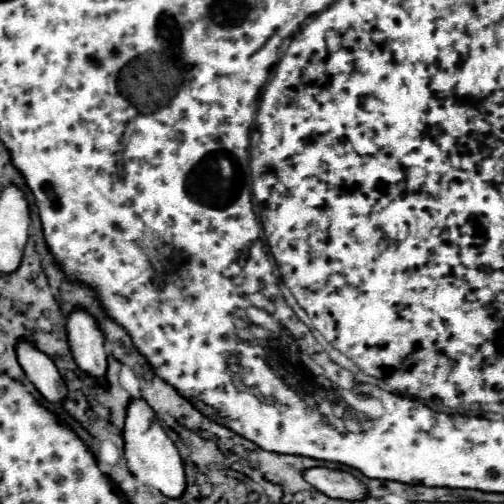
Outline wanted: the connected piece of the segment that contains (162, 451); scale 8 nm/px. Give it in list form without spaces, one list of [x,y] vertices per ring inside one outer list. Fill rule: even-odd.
[[[131,398],[127,406],[127,418],[125,418],[125,428],[123,428],[123,438],[125,438],[125,460],[131,470],[131,474],[141,482],[147,484],[159,492],[163,492],[169,498],[179,498],[185,490],[185,472],[183,472],[183,460],[179,456],[177,446],[173,440],[165,434],[161,428],[157,414],[145,400],[141,398]]]

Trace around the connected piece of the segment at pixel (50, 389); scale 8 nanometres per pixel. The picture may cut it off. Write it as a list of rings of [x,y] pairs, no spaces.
[[[21,340],[21,344],[17,344],[17,360],[25,370],[25,376],[35,384],[43,398],[51,402],[65,400],[67,386],[45,352],[41,352],[35,344],[29,344],[29,340]]]

